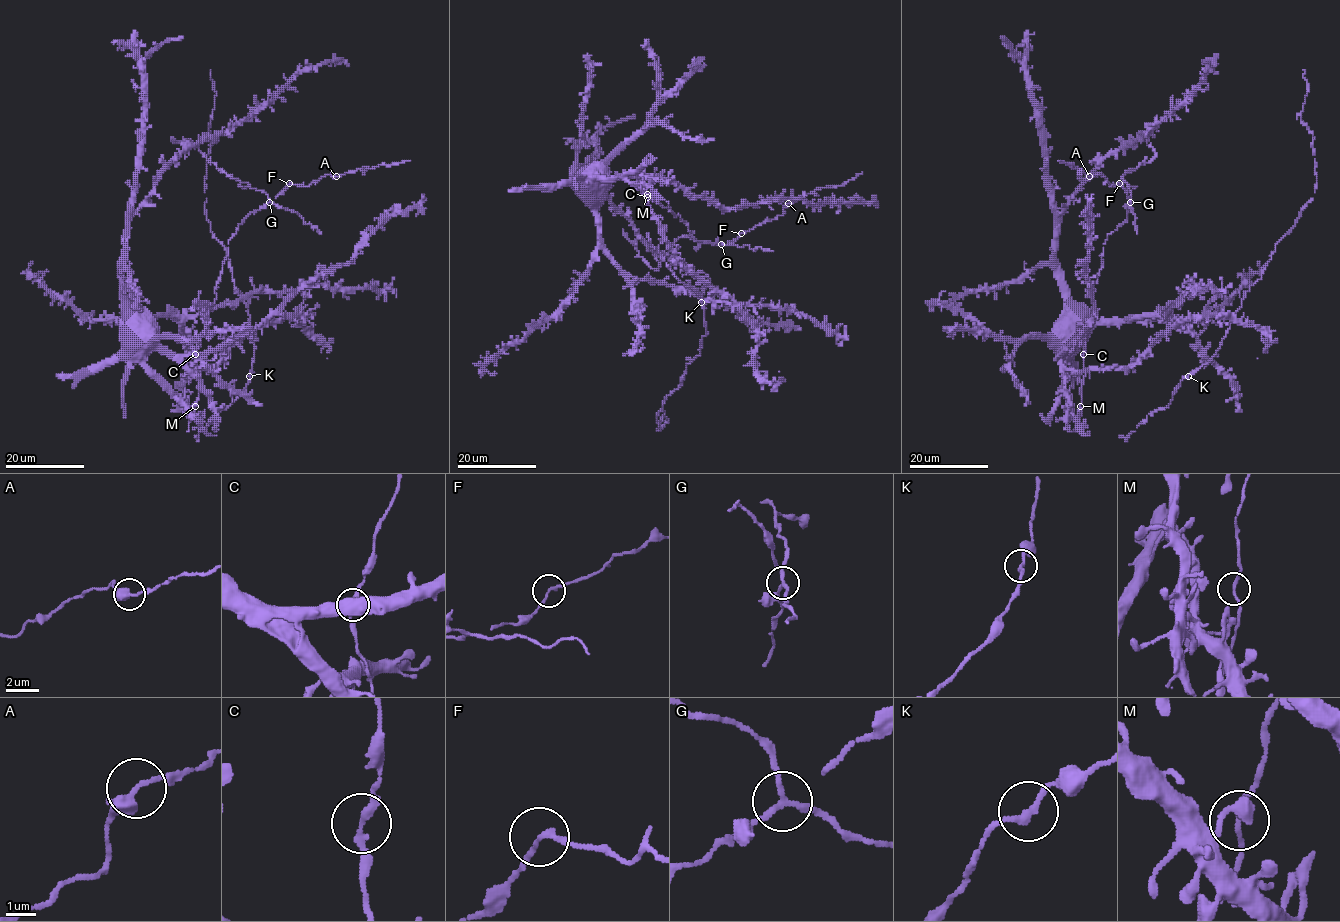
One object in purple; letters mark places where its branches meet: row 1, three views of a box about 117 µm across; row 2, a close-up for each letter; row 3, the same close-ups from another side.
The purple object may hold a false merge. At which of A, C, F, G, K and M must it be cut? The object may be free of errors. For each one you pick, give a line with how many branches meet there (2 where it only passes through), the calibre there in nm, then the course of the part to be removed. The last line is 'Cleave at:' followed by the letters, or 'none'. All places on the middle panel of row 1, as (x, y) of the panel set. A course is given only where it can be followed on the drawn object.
G: Branches: 3. Thickness 190 nm. Course of the part to remove: (721, 243), (680, 236), (661, 259), (660, 266), (654, 269), (639, 255), (623, 230)
Cleave at: G

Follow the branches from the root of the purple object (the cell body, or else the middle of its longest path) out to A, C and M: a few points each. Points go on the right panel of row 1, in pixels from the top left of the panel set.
A: (1057, 333), (1060, 214), (1122, 145), (1143, 139), (1155, 153), (1122, 176), (1130, 203), (1119, 183), (1089, 176)
C: (1057, 333), (1057, 346), (1059, 352), (1062, 351), (1062, 364), (1066, 368), (1084, 371), (1083, 354)
M: (1057, 333), (1064, 394), (1070, 404), (1070, 413), (1079, 416), (1080, 406)

